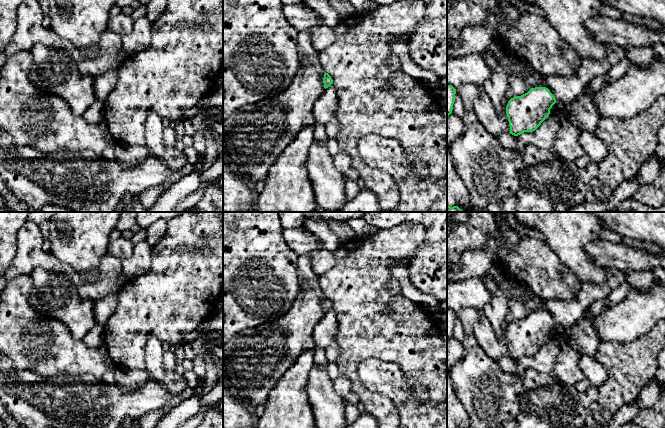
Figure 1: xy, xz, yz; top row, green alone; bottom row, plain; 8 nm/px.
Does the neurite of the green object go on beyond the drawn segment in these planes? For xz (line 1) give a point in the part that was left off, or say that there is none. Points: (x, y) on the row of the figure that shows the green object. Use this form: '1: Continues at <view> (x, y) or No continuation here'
1: No continuation here

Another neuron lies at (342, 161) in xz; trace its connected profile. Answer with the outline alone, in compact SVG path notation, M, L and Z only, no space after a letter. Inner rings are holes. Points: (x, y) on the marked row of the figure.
M340 151L334 157L334 166L337 171L342 174L345 174L348 170L351 169L351 155Z

